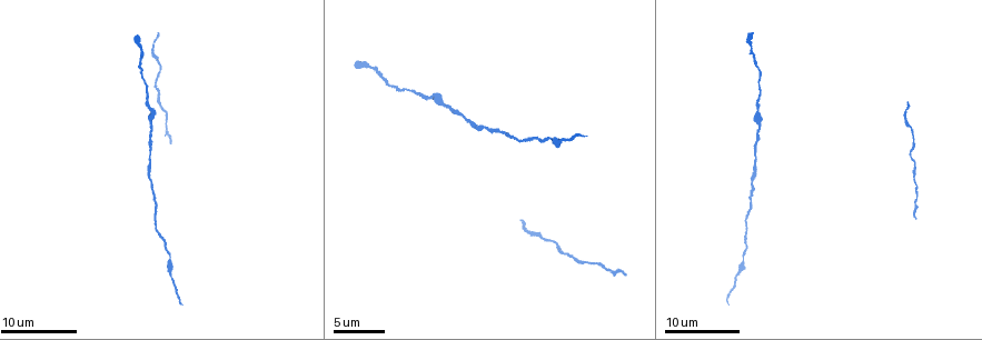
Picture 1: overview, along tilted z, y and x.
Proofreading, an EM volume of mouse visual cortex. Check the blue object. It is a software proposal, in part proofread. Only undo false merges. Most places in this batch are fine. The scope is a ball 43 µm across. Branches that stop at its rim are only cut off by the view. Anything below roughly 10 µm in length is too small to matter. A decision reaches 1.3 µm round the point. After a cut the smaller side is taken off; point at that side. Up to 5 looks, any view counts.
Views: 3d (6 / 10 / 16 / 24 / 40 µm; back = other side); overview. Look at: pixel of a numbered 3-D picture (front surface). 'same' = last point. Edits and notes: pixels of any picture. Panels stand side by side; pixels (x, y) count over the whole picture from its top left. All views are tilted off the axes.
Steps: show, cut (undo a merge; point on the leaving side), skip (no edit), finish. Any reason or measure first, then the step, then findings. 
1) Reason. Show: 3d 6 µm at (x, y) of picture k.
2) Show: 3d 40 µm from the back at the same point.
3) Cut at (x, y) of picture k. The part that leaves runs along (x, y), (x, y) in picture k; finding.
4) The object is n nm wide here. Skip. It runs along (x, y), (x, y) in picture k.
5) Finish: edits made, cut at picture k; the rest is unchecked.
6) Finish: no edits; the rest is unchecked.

Three-way junction. Show: 3d 16 µm at (761, 119) of picture 1.

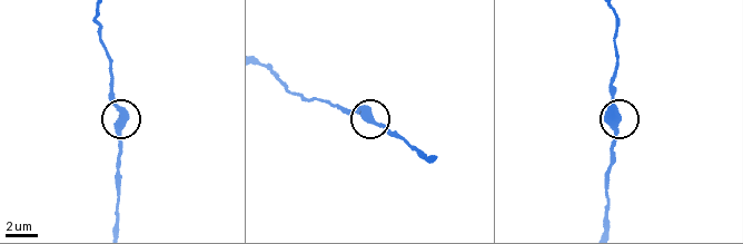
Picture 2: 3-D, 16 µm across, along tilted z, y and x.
Show: 3d 10 µm at (618, 117) of picture 2.

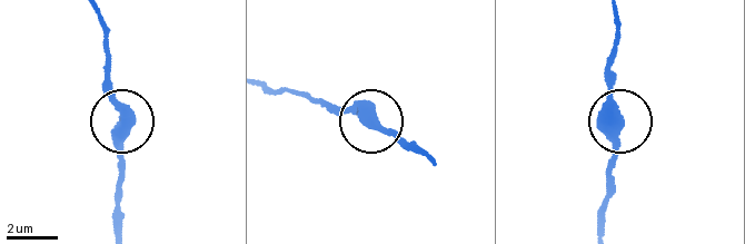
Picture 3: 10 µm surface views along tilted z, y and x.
The object is 350 nm wide here. Skip. It runs along (623, 122), (617, 126), (612, 189) in picture 3; one cell here.

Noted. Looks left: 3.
Sudden change in width. Show: 3d 16 µm at (141, 69) of picture 1.

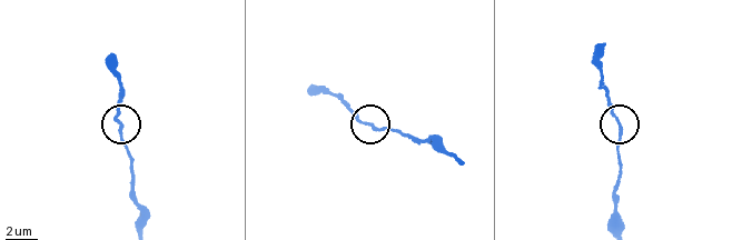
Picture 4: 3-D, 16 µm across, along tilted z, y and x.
Show: 3d 6 µm at (618, 128) of picture 4.

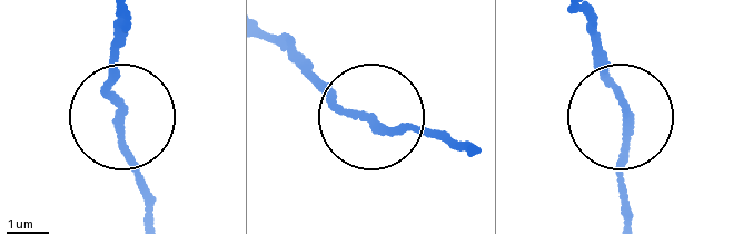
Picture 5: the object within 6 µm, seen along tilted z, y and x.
Show: 3d 6 µm from the back at (119, 110) of picture 5.

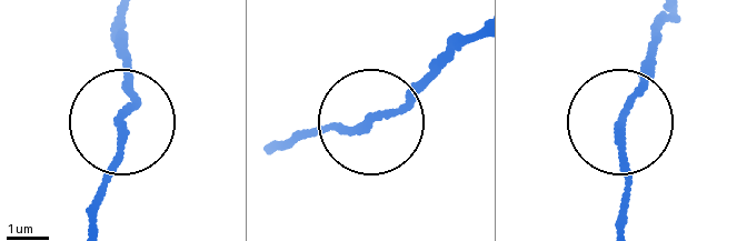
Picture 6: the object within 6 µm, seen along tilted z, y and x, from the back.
The object is 150 nm wide here. Skip. It runs along (623, 220), (620, 111), (645, 79), (659, 20) in picture 6; one cell here.

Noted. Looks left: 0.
Finish: no edits; the rest is unchecked.

